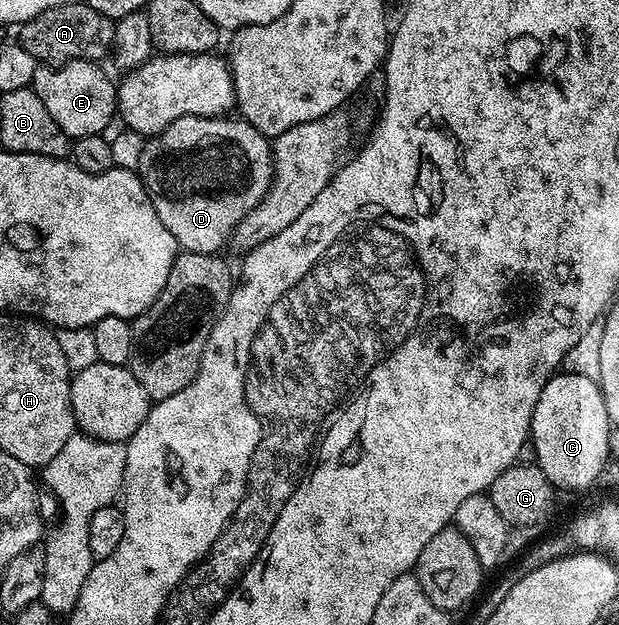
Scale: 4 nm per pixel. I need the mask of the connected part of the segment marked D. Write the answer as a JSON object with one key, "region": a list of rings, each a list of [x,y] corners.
{"region":[[[186,115],[170,123],[160,135],[150,136],[150,138],[144,142],[137,174],[143,181],[143,187],[147,190],[149,198],[151,198],[151,204],[157,213],[157,217],[161,221],[161,225],[165,225],[165,229],[169,229],[169,233],[179,243],[183,251],[205,253],[206,255],[214,255],[222,252],[222,247],[224,246],[226,248],[228,246],[236,225],[266,197],[267,190],[271,187],[273,168],[271,165],[271,143],[269,142],[268,136],[263,135],[257,129],[253,129],[253,125],[244,123],[242,118],[231,118],[232,117],[216,117],[214,119],[206,119],[205,117],[197,117],[196,115]]]}

